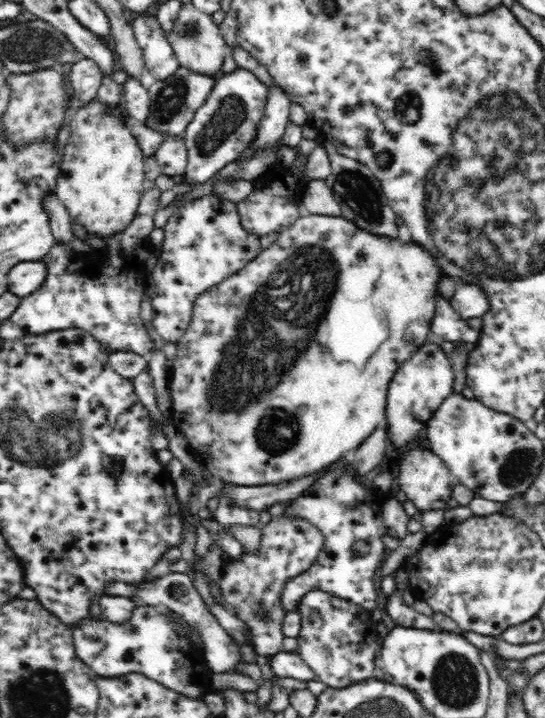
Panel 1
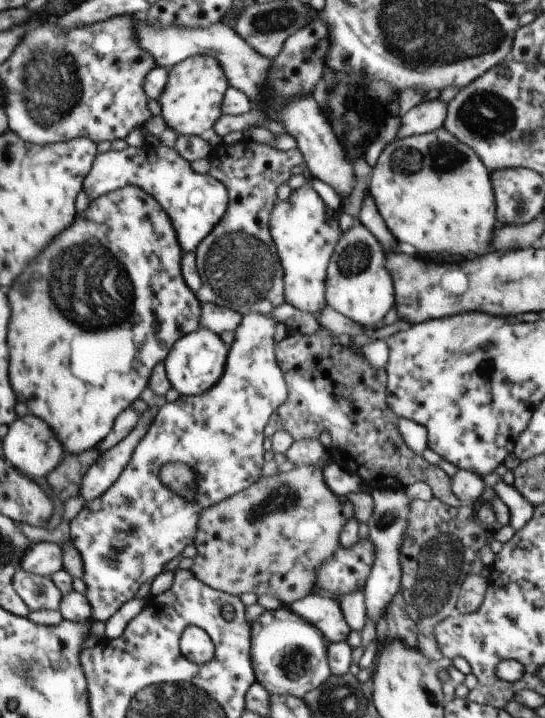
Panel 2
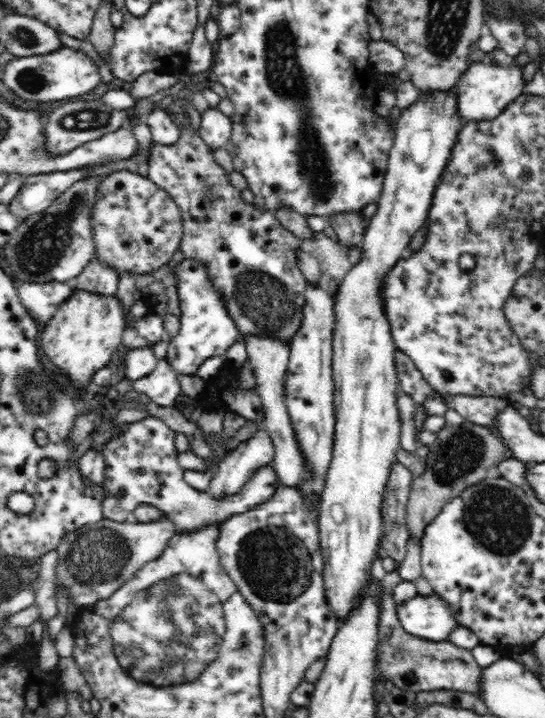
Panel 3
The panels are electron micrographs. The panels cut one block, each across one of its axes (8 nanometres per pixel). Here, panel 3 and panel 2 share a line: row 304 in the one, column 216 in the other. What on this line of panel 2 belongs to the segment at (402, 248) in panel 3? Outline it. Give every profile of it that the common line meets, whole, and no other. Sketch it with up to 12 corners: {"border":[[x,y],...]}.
{"border":[[208,328],[164,363],[171,388],[200,395],[221,381],[229,348]]}

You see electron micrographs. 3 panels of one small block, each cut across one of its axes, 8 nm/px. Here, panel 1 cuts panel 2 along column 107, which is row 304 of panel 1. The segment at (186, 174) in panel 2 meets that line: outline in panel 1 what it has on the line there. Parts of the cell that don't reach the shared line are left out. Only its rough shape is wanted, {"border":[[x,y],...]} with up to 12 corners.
{"border":[[210,192],[163,227],[152,323],[178,343],[200,294],[262,251]]}

